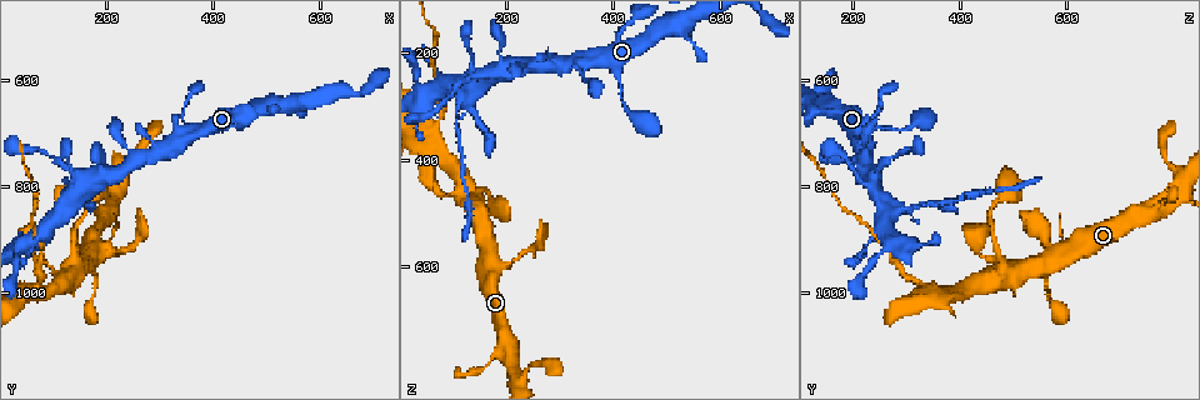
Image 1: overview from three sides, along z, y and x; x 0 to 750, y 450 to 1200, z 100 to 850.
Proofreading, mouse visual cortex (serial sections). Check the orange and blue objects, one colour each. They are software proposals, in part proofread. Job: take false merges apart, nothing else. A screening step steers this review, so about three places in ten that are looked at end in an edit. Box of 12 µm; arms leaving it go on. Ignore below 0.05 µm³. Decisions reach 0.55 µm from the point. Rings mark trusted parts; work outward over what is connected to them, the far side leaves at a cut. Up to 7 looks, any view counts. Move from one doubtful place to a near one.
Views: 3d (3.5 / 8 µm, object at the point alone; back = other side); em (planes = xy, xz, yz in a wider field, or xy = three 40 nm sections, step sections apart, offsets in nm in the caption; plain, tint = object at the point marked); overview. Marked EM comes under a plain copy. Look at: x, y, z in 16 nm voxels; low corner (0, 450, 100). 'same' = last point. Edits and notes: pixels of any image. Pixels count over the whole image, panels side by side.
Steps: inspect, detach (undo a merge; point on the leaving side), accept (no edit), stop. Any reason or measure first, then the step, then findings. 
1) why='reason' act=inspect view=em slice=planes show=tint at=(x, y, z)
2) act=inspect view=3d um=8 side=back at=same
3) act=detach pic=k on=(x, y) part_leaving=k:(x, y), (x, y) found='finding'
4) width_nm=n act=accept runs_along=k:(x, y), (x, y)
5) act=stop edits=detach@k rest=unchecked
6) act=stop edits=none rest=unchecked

why='thick turns thin' act=inspect view=3d um=3.5 at=(230, 770, 815)

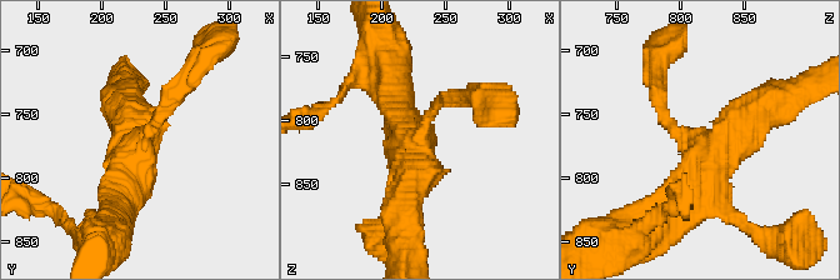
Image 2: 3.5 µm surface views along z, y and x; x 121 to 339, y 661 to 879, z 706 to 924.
arms=4 act=accept runs_along=2:(116, 224), (146, 131), (170, 100) found='one cell here'

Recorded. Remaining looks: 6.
why='sudden change in width' act=inspect view=3d um=3.5 at=(75, 980, 320)

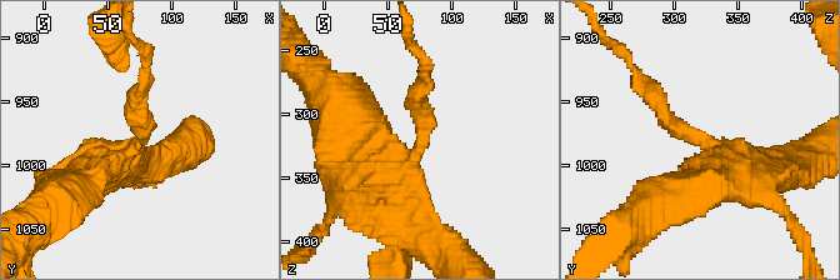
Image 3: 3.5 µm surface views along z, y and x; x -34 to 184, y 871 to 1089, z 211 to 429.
arm_widths_nm=200,450 why='now the EM' act=inspect view=em slice=xy step=1 show=tint at=(78, 978, 318)

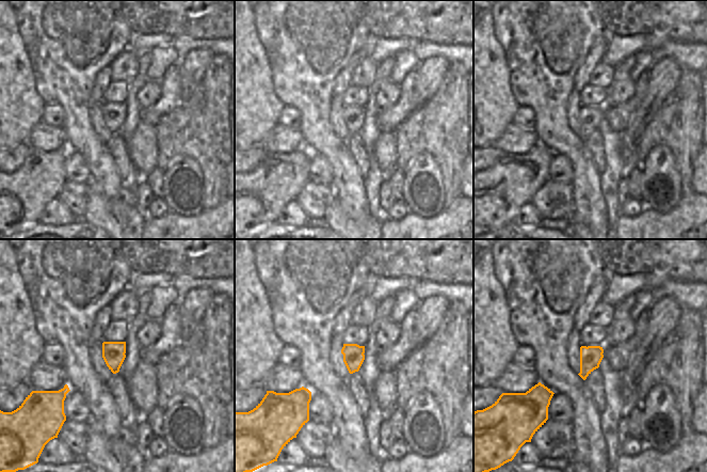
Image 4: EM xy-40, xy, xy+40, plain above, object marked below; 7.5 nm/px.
width_nm=160 act=detach pic=3 on=(658, 90) part_leaving=3:(691, 131), (675, 128), (615, 43) found='two cells meet here'

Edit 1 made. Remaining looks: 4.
why='thin arm on a thick one' act=inspect view=3d um=8 side=back at=(115, 845, 280)

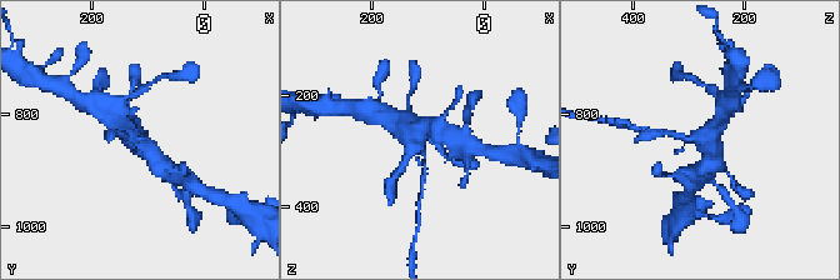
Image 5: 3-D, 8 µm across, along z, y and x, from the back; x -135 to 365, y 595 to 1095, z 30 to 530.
why='zoom in' act=inspect view=3d um=3.5 side=back at=(115, 845, 290)

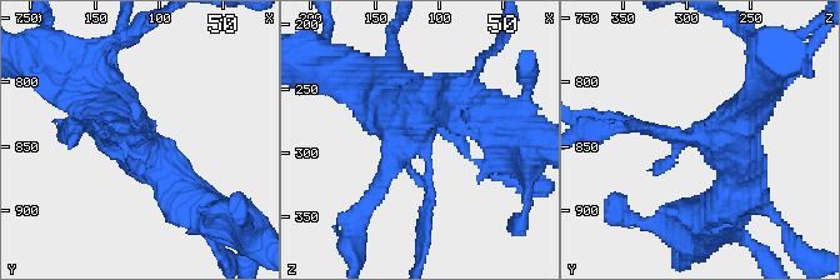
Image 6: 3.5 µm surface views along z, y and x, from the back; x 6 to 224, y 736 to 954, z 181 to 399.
act=inspect view=em slice=xy step=2 show=tint at=(118, 844, 282)

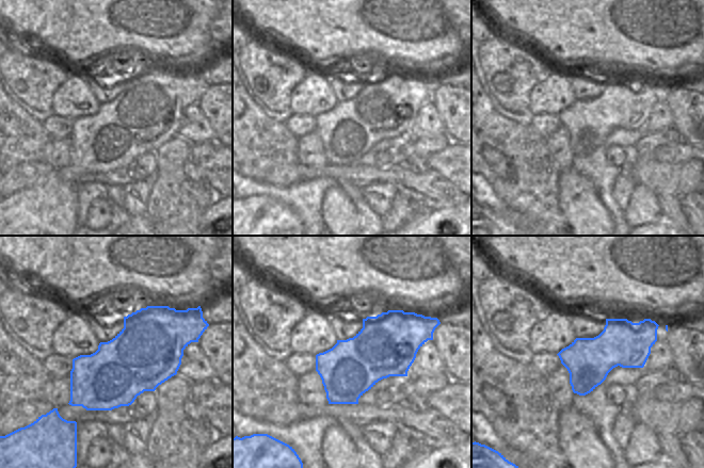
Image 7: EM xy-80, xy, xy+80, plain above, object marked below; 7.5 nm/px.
act=detach pic=6 on=(428, 220) part_leaving=6:(426, 173), (423, 260) found='two cells meet here'

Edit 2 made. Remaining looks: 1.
act=stop edits=detach@3,detach@6 rest=unchecked

